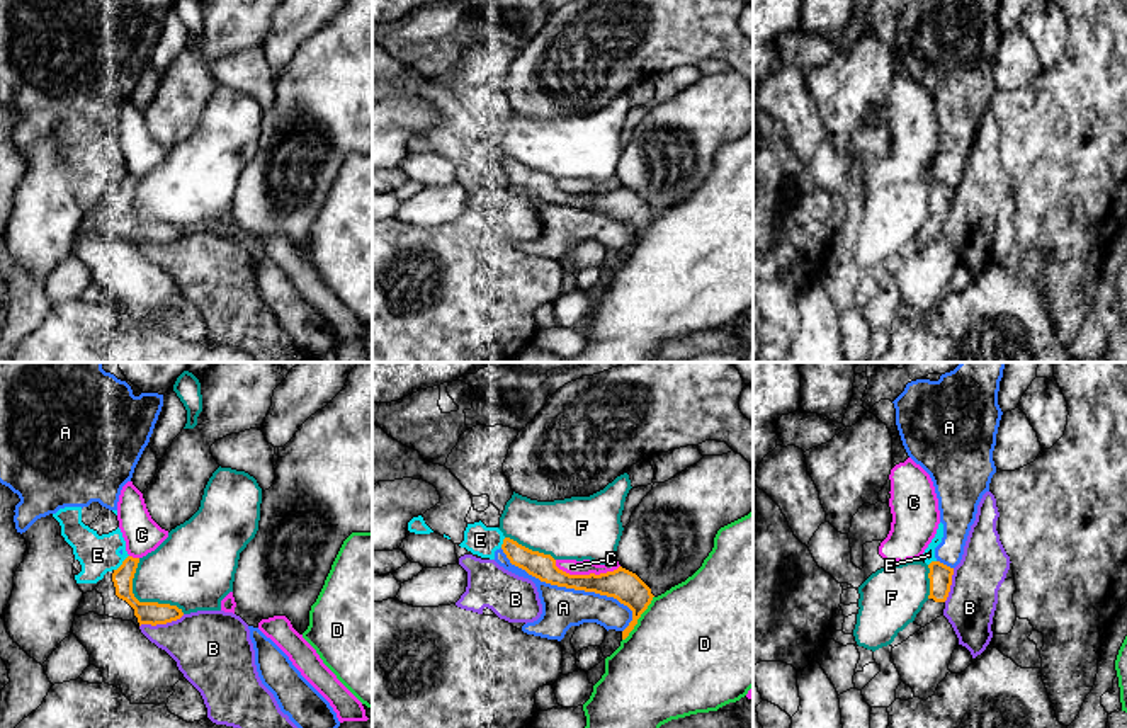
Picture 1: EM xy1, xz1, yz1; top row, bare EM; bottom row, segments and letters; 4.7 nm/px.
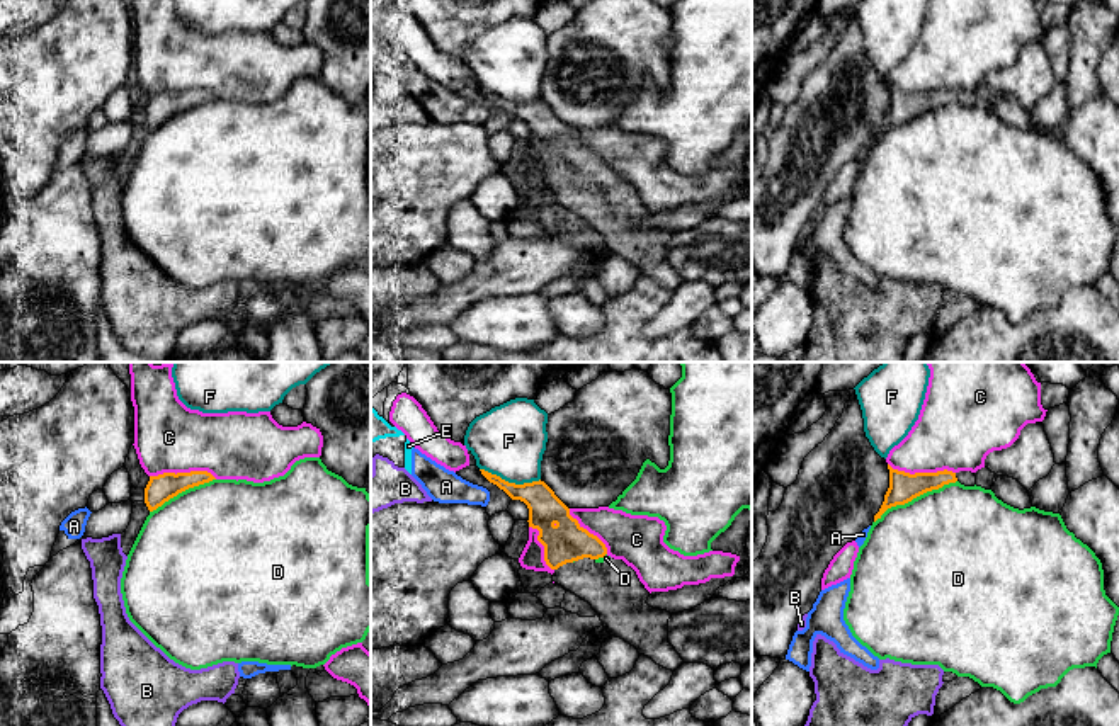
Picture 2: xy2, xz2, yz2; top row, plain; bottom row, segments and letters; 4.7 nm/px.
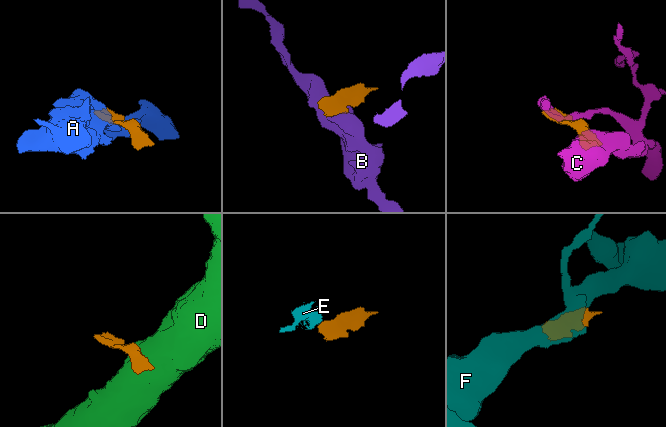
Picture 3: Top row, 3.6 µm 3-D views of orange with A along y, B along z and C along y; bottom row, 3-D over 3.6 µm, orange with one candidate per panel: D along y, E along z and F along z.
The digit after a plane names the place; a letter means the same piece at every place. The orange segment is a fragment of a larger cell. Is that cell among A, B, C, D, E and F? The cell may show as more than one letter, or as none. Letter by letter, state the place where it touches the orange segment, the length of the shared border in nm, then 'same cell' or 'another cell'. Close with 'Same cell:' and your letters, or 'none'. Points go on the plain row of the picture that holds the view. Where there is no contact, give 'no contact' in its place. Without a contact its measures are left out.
A: meets orange in xz1 at (568, 206); contact 700 nm long; another cell
B: meets orange in xy1 at (162, 242); contact 220 nm long; another cell
C: meets orange in xz1 at (585, 194); contact 320 nm long; another cell
D: meets orange in yz2 at (915, 116); contact 440 nm long; another cell
E: meets orange in xy1 at (123, 182); contact 100 nm long; another cell
F: meets orange in xy1 at (141, 221); contact 340 nm long; another cell
Same cell: none

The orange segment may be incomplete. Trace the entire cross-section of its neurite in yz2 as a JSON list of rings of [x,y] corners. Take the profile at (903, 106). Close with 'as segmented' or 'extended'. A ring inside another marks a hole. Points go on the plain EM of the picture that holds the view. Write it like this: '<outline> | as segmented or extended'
[[[888,83],[888,88],[889,88],[889,107],[884,114],[884,121],[879,131],[874,134],[874,141],[881,138],[881,134],[888,128],[896,124],[905,124],[927,111],[942,107],[944,104],[956,102],[956,100],[959,100],[964,105],[976,104],[976,95],[971,90],[952,92],[944,88],[937,92],[910,94],[905,90],[893,88],[889,83]]] | extended

